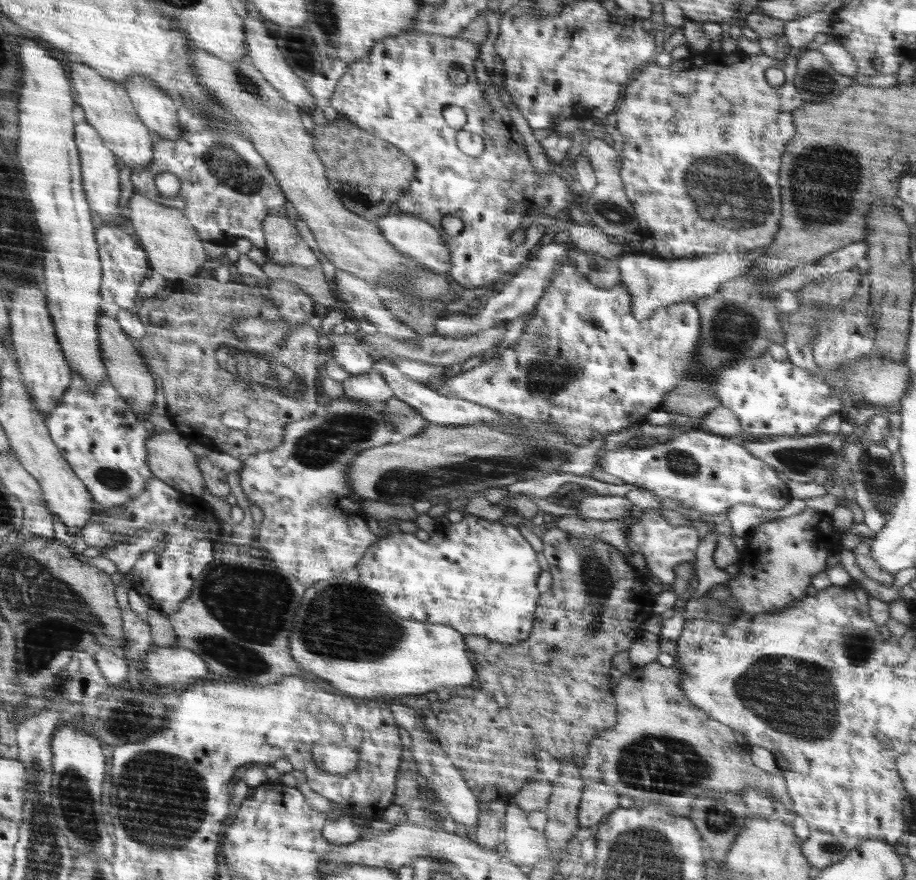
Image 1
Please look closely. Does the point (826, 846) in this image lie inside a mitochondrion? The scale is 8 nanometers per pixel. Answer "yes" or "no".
yes

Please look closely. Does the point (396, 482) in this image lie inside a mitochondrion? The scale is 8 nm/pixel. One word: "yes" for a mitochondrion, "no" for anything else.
yes

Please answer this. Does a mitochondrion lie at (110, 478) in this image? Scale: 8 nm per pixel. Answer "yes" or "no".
yes

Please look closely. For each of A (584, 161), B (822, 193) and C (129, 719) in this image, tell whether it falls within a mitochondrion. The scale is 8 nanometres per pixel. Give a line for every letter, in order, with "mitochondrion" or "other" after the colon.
A: other
B: mitochondrion
C: mitochondrion

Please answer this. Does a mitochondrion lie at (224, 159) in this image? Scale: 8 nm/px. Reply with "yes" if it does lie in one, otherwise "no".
yes

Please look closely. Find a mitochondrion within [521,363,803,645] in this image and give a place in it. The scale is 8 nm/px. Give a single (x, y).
(599, 580)

